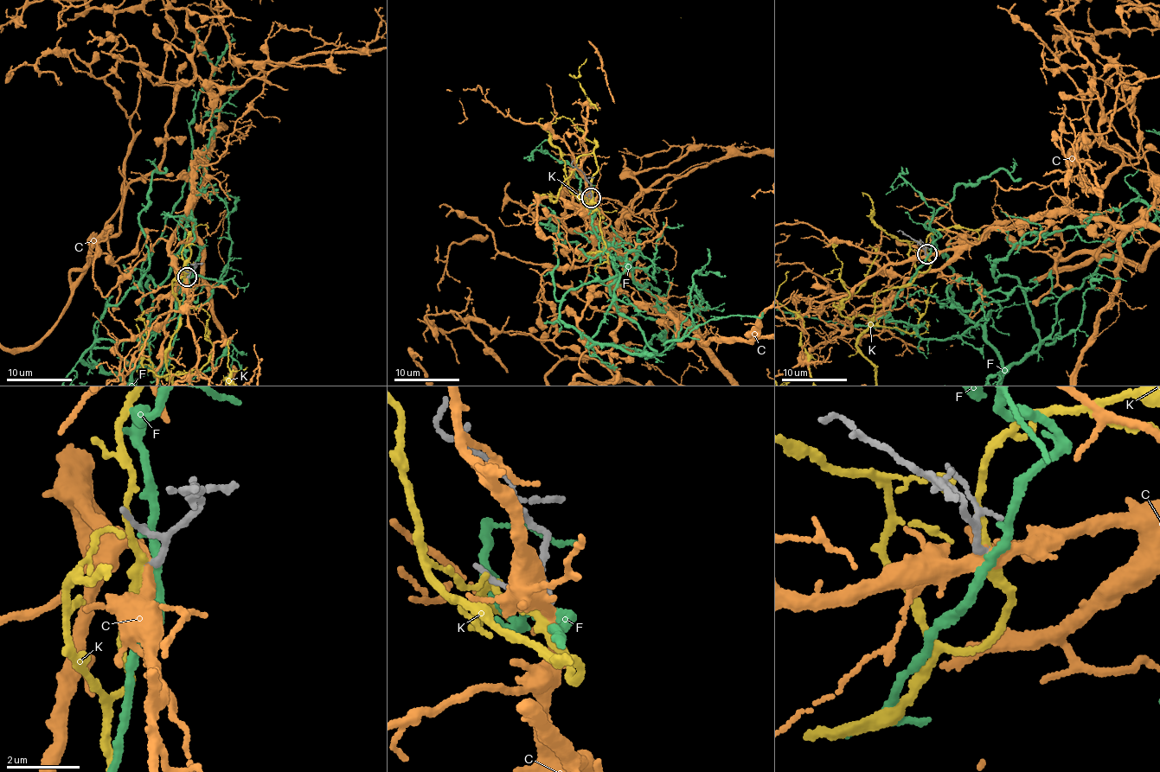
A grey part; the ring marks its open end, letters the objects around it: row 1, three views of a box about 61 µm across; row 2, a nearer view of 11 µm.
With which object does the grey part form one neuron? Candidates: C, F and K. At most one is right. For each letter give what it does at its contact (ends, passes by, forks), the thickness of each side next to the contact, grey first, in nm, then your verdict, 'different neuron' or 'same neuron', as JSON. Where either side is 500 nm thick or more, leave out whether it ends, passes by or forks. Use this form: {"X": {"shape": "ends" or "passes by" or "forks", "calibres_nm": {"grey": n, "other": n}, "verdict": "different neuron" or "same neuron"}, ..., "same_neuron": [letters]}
{"C": {"shape": "passes by", "calibres_nm": {"grey": 140, "other": 320}, "verdict": "same neuron"}, "F": {"shape": "passes by", "calibres_nm": {"grey": 140, "other": 240}, "verdict": "different neuron"}, "K": {"shape": "passes by", "calibres_nm": {"grey": 140, "other": 240}, "verdict": "different neuron"}, "same_neuron": ["C"]}

